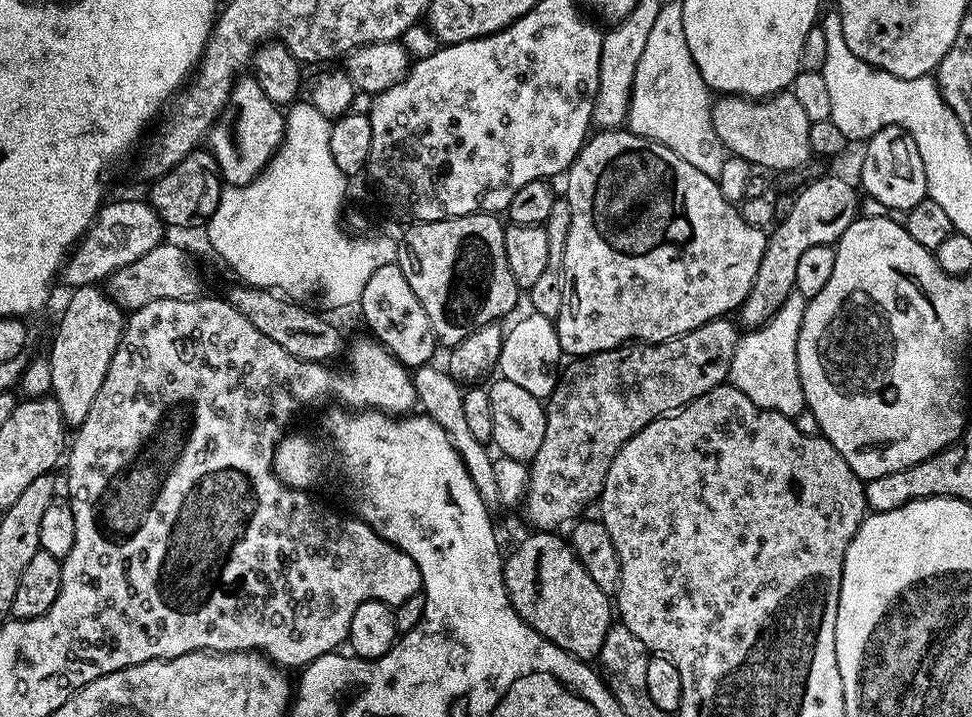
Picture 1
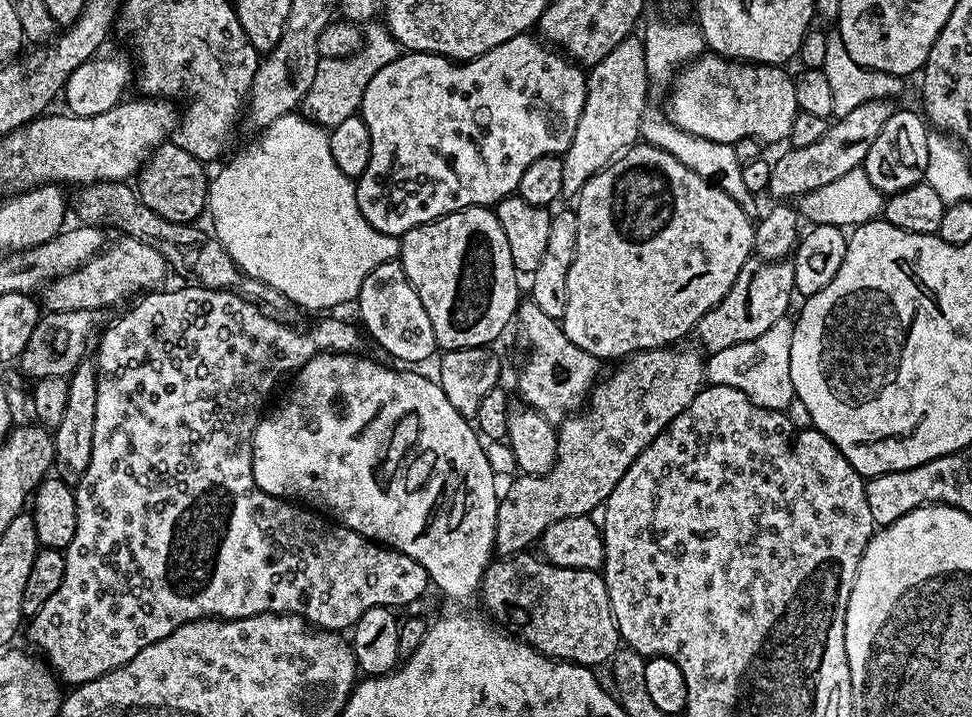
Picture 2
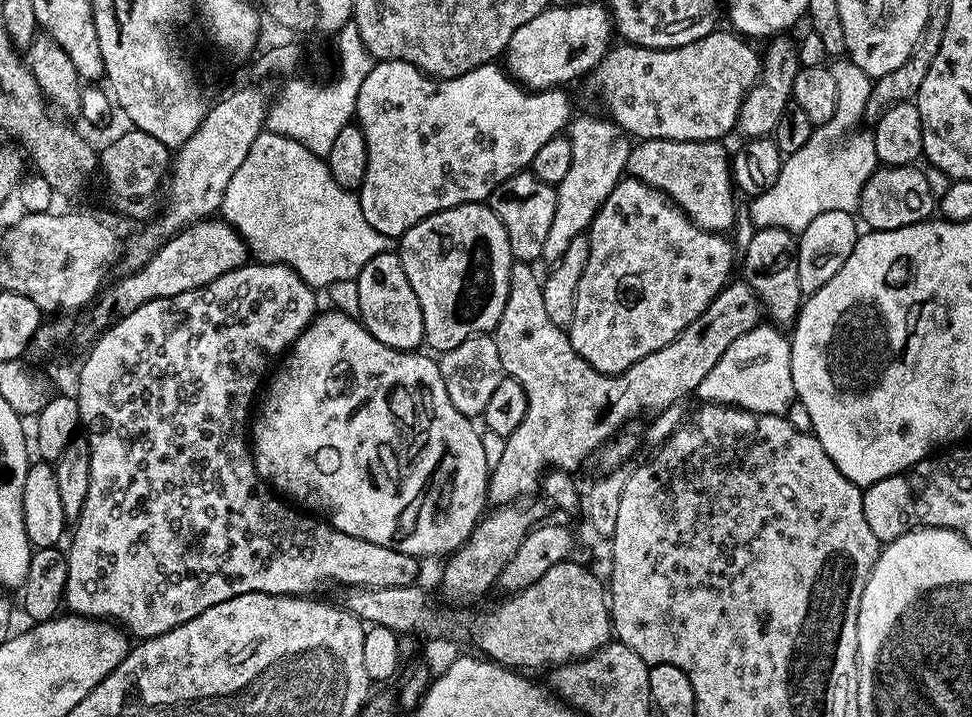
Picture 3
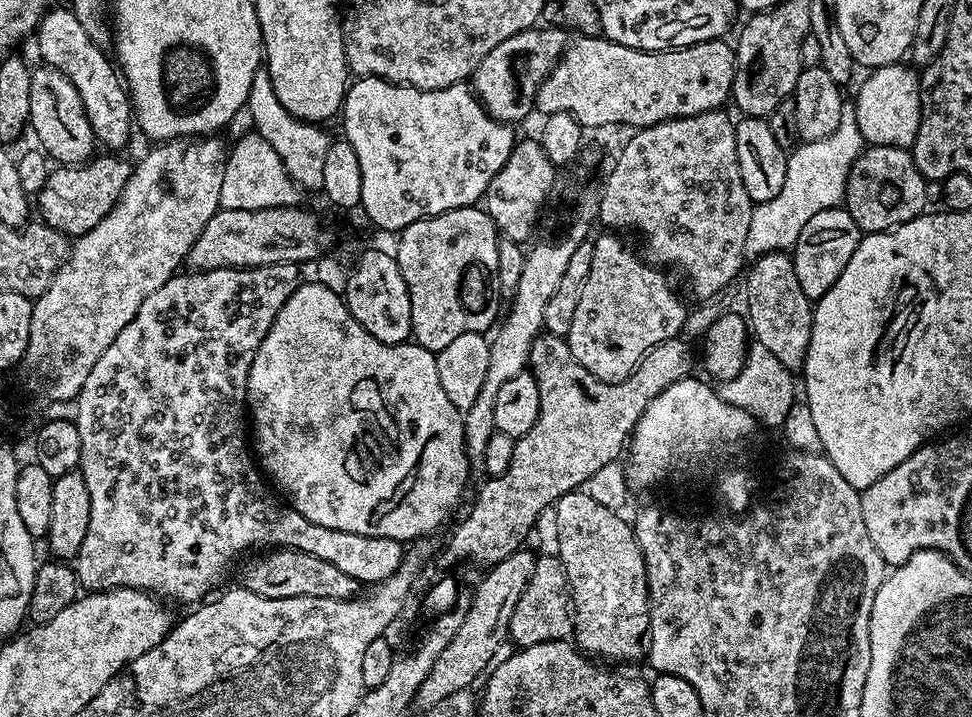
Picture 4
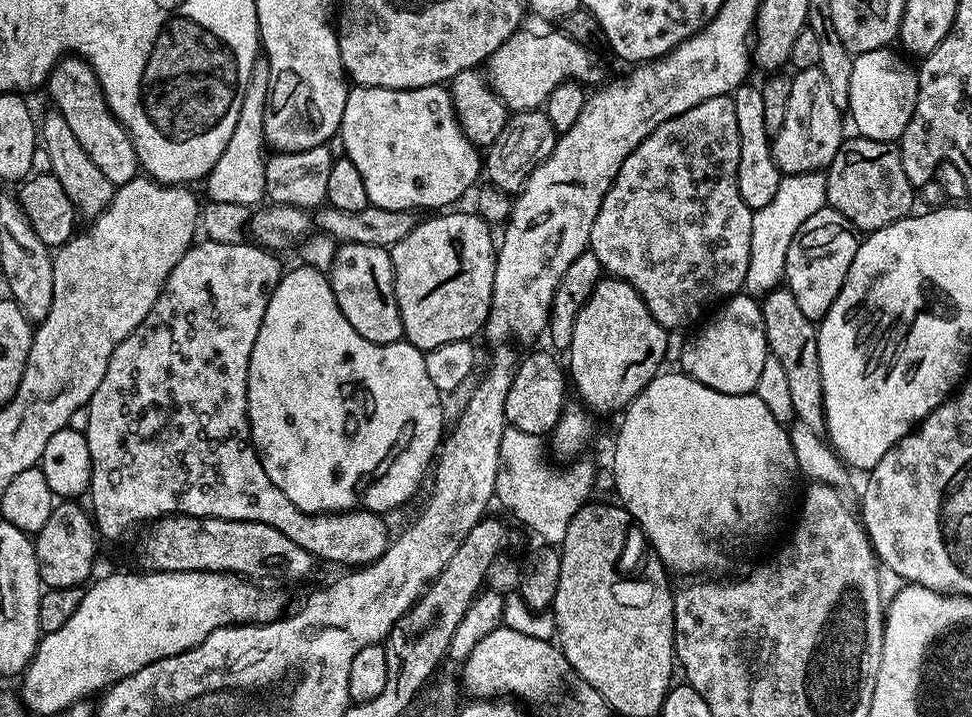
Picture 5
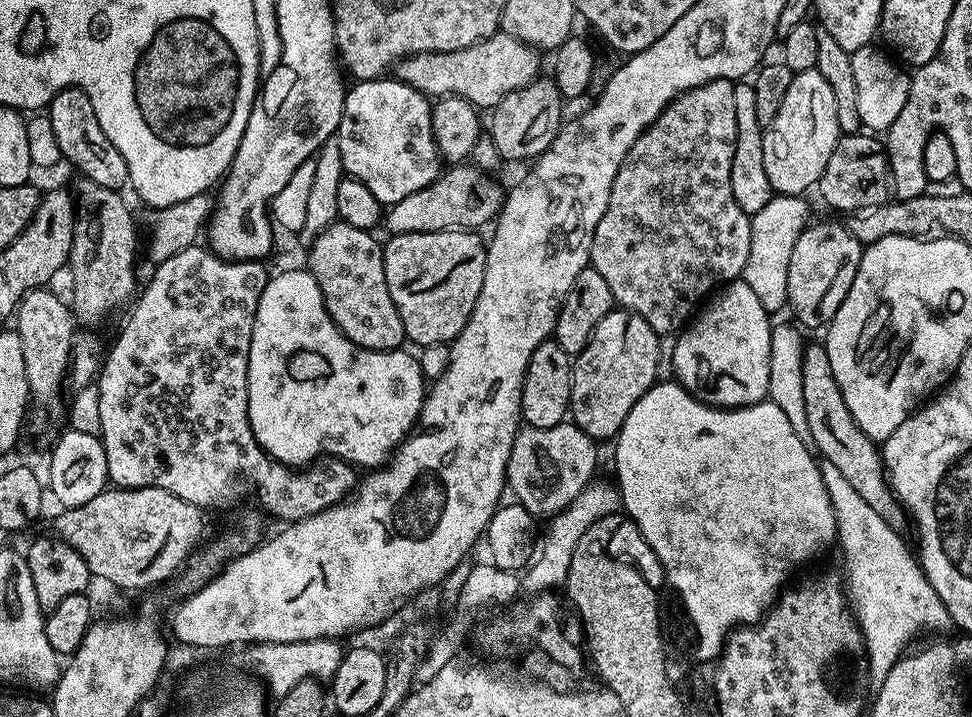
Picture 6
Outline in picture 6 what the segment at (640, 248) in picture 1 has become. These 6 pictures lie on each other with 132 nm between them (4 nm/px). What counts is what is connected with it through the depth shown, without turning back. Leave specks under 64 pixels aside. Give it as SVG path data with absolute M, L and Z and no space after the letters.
M613 307L602 322L592 332L592 337L579 354L574 358L572 365L572 402L570 405L570 420L582 429L595 442L611 441L619 433L621 426L626 422L632 407L651 390L657 383L658 358L660 336L646 318L628 311L627 308Z

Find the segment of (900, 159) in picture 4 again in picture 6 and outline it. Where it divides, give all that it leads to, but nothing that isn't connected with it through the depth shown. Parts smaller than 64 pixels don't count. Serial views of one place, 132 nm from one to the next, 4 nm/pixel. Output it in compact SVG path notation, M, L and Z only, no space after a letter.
M844 134L822 170L818 193L836 212L859 214L870 206L882 206L890 200L890 177L888 154L884 151L883 139L872 134Z

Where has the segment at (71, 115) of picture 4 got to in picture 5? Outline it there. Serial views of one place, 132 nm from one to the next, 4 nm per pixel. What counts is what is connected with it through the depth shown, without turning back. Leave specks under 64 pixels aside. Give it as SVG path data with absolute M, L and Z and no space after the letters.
M49 110L44 120L42 116L38 124L38 140L50 158L52 167L50 175L58 178L58 182L62 182L62 190L66 190L66 198L70 198L77 213L81 217L88 216L87 218L95 218L104 213L116 193L117 185L112 184L110 178L106 178L106 174L98 170L98 166L94 166L90 154L82 150L78 138L74 138L70 125L66 123L66 118L62 118L60 112Z

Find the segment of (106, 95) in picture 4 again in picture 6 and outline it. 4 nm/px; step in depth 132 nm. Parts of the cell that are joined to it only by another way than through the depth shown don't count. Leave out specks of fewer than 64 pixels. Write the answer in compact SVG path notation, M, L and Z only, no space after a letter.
M67 88L59 92L48 105L46 114L50 118L50 126L54 126L61 157L69 160L83 179L98 182L100 188L117 190L128 184L126 158L114 150L114 142L110 142L102 126L98 126L98 114L94 114L94 106L90 106L90 98L86 98L81 88Z

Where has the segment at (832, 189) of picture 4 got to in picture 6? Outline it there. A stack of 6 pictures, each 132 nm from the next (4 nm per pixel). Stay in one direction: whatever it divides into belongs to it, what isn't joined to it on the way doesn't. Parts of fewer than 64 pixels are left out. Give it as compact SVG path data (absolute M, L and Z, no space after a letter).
M773 195L762 210L751 213L750 258L746 258L742 278L750 290L754 290L758 302L762 302L769 314L776 314L788 304L788 283L790 282L790 254L805 228L809 227L808 204L804 196Z

